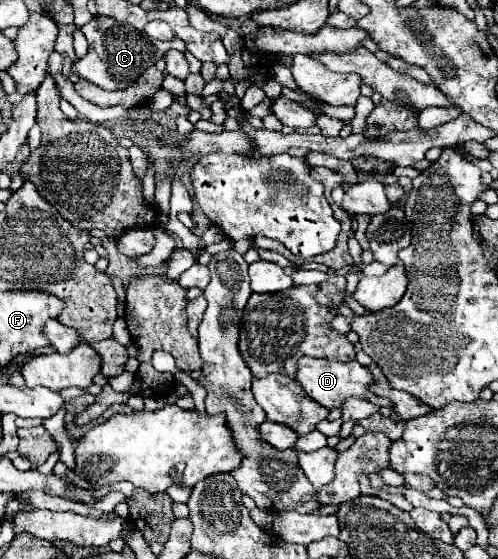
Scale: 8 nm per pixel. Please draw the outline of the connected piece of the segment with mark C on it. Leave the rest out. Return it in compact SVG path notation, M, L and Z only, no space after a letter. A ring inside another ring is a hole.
M95 17L81 29L85 29L85 33L87 33L89 53L83 59L79 59L73 69L79 73L79 77L83 77L107 91L127 89L129 85L133 85L135 79L145 69L149 69L157 59L161 59L165 55L165 51L169 51L169 49L185 51L185 43L177 37L171 41L155 41L155 39L147 37L143 31L131 29L131 25L115 21L111 17ZM97 41L99 41L99 49L93 47Z

